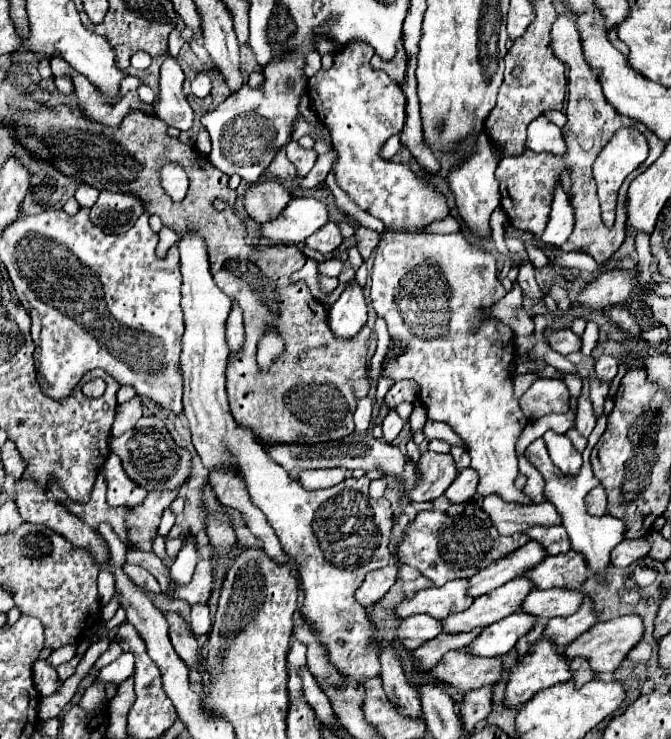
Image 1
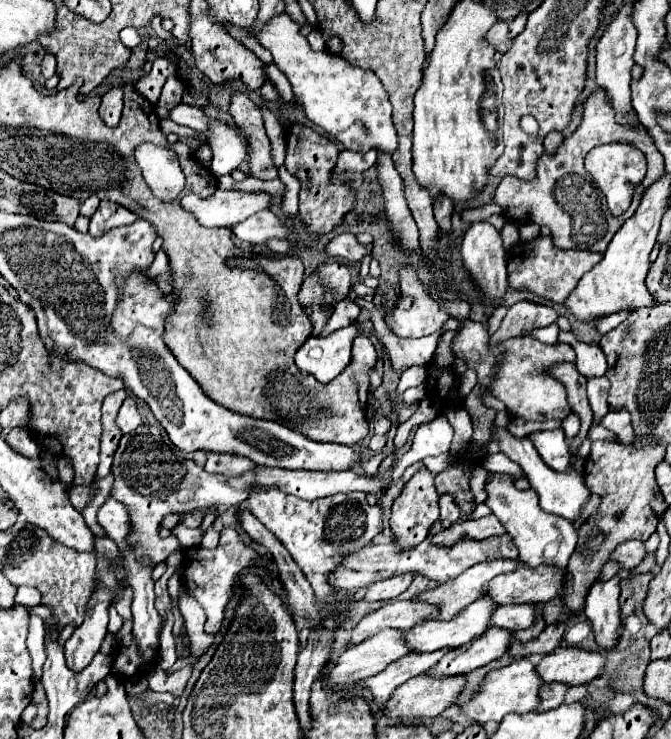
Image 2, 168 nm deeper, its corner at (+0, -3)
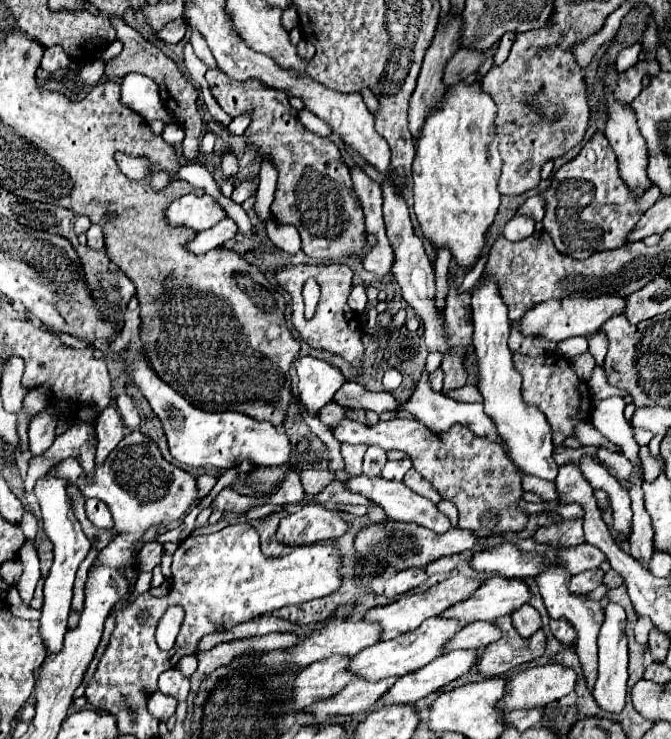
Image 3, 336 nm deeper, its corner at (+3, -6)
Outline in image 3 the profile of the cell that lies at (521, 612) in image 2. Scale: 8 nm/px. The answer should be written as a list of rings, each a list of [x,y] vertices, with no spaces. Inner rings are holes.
[[[473,621],[471,625],[465,625],[449,643],[445,651],[453,649],[483,649],[493,641],[499,641],[501,629],[493,621]]]

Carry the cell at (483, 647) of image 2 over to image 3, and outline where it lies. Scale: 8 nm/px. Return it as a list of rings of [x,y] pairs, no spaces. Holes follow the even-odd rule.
[[[457,649],[451,653],[445,653],[443,657],[437,657],[429,665],[403,675],[379,701],[379,705],[403,705],[419,701],[441,687],[449,685],[451,681],[463,677],[469,673],[469,669],[479,661],[477,649]]]

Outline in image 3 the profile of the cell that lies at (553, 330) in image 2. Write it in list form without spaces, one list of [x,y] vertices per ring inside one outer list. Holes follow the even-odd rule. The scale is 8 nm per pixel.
[[[571,337],[571,339],[563,341],[563,343],[559,341],[559,343],[557,343],[557,351],[559,351],[563,357],[571,359],[571,357],[587,351],[587,339],[585,339],[585,337]]]

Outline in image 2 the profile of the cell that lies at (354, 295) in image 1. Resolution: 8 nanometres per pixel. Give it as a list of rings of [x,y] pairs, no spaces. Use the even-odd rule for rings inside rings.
[[[346,326],[326,338],[304,342],[296,352],[296,366],[312,374],[320,384],[328,384],[350,364],[352,340],[356,336],[356,326]]]

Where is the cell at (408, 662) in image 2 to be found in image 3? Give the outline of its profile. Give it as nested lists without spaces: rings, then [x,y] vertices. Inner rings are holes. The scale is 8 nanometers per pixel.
[[[387,677],[383,681],[357,679],[357,681],[349,683],[337,695],[327,697],[327,699],[307,707],[305,711],[313,713],[317,717],[315,723],[325,723],[327,717],[331,717],[331,715],[361,715],[361,713],[369,713],[373,709],[373,705],[383,697],[383,693],[387,693],[387,689],[391,685],[395,685],[397,679],[399,677]]]

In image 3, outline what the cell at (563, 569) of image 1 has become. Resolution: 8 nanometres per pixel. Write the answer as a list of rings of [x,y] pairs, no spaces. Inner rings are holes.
[[[495,575],[477,589],[467,601],[453,605],[443,617],[453,617],[463,625],[473,621],[495,621],[503,615],[511,615],[521,605],[529,603],[531,589],[523,579],[507,579]]]

